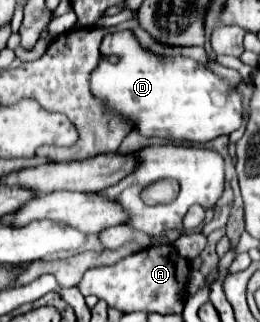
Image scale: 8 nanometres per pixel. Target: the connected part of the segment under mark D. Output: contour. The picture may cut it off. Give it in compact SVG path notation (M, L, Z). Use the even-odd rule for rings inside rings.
M131 31L121 33L107 33L105 45L101 47L101 61L91 77L91 91L107 103L107 107L115 107L121 115L135 119L139 131L145 137L161 137L161 139L179 139L179 141L193 141L193 143L207 143L221 135L229 135L243 125L243 95L237 91L237 85L229 79L223 79L195 63L187 57L173 57L173 59L159 59L139 47ZM107 57L119 57L117 63L111 63Z

